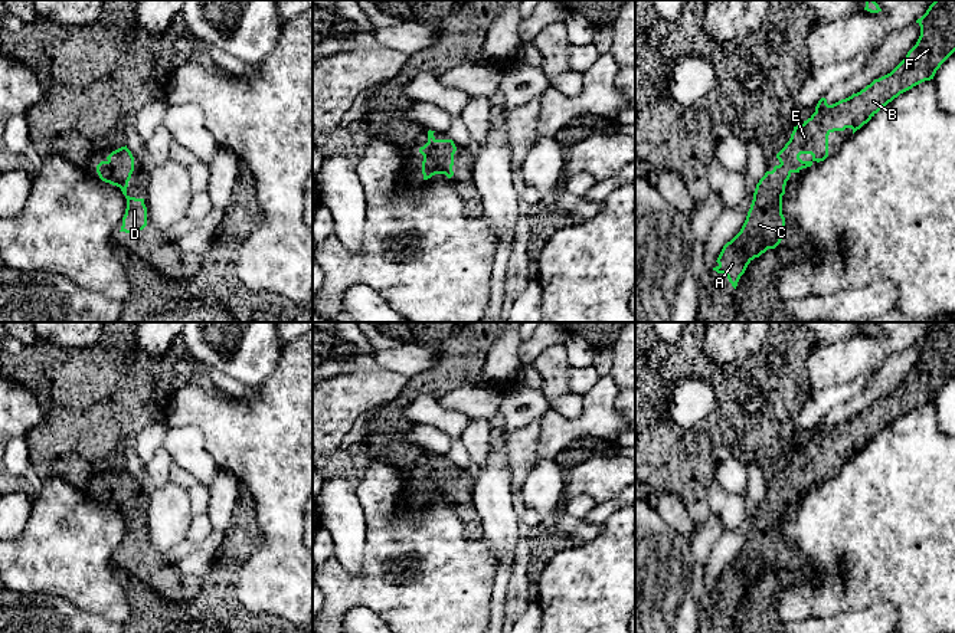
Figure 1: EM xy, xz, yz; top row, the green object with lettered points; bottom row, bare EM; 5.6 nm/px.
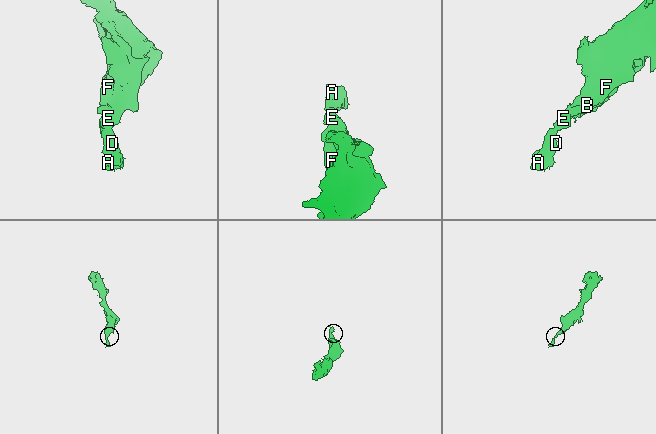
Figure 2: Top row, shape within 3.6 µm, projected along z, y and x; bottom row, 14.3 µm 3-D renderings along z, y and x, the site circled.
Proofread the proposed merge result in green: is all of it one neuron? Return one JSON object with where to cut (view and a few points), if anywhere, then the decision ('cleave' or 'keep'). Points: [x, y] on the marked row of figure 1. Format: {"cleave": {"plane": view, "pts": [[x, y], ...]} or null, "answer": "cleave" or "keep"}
{"cleave": null, "answer": "keep"}

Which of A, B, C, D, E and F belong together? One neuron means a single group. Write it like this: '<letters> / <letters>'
A B C D E F

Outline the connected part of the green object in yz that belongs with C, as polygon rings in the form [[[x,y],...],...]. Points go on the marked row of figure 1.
[[[935,0],[916,23],[920,26],[916,45],[890,73],[833,105],[821,98],[815,112],[794,127],[789,141],[776,154],[781,164],[756,184],[740,232],[723,246],[716,260],[719,265],[713,268],[725,273],[735,289],[748,265],[782,240],[786,229],[782,196],[791,174],[824,161],[831,132],[851,128],[854,134],[900,94],[933,79],[955,52],[955,0]]]

